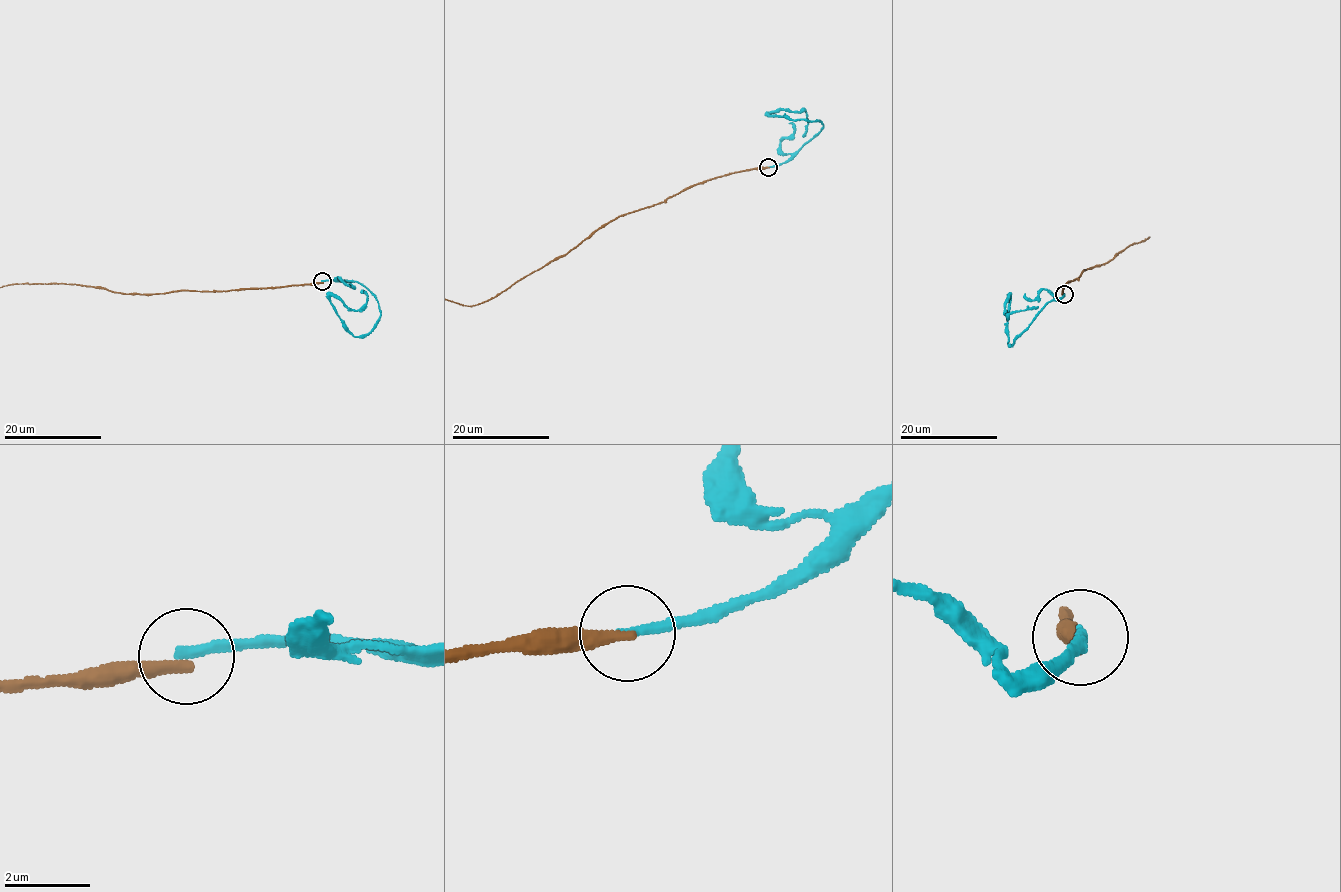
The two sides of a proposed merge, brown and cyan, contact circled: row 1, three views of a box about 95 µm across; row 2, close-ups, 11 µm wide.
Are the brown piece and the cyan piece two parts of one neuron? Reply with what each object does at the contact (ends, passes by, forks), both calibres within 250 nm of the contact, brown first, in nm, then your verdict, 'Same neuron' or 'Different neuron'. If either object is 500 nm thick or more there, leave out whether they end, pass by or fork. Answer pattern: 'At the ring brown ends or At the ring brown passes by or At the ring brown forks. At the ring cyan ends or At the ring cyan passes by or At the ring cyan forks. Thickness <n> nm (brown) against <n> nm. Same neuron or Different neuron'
At the ring brown ends. At the ring cyan ends. Thickness 280 nm (brown) against 240 nm. Different neuron

